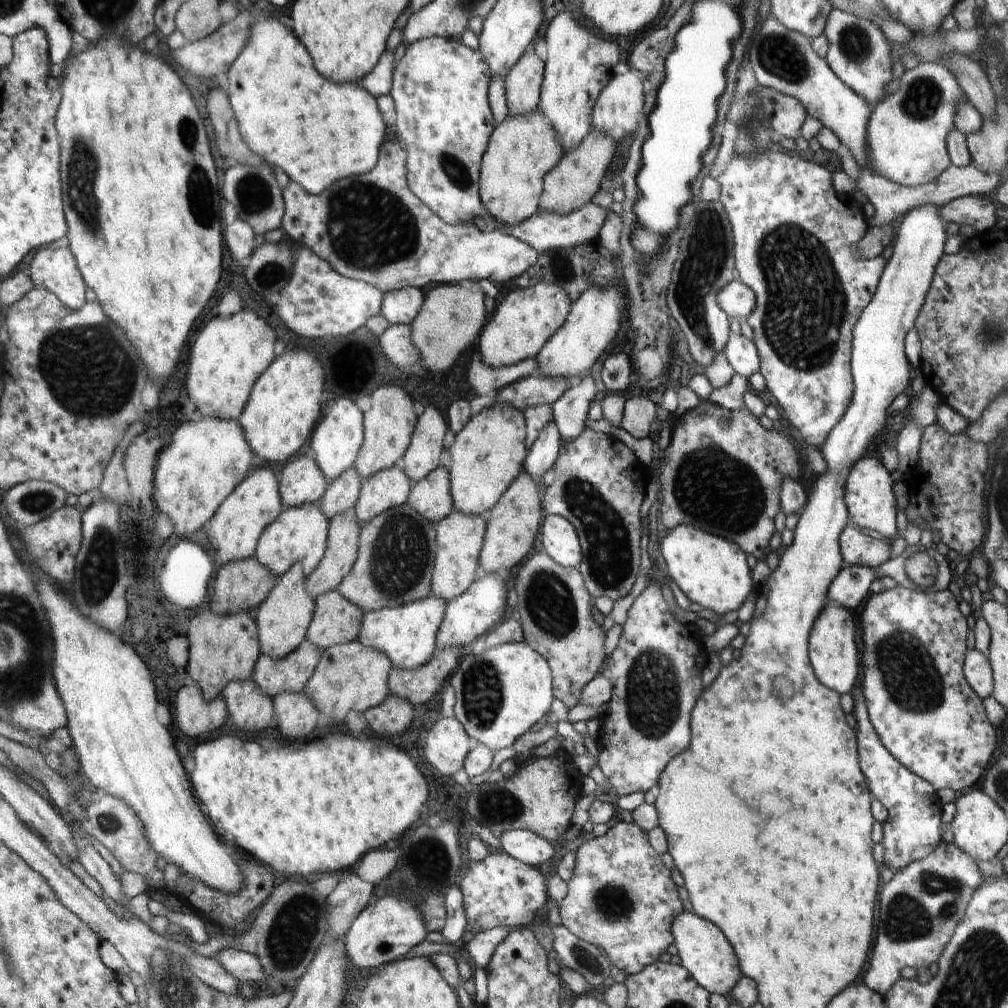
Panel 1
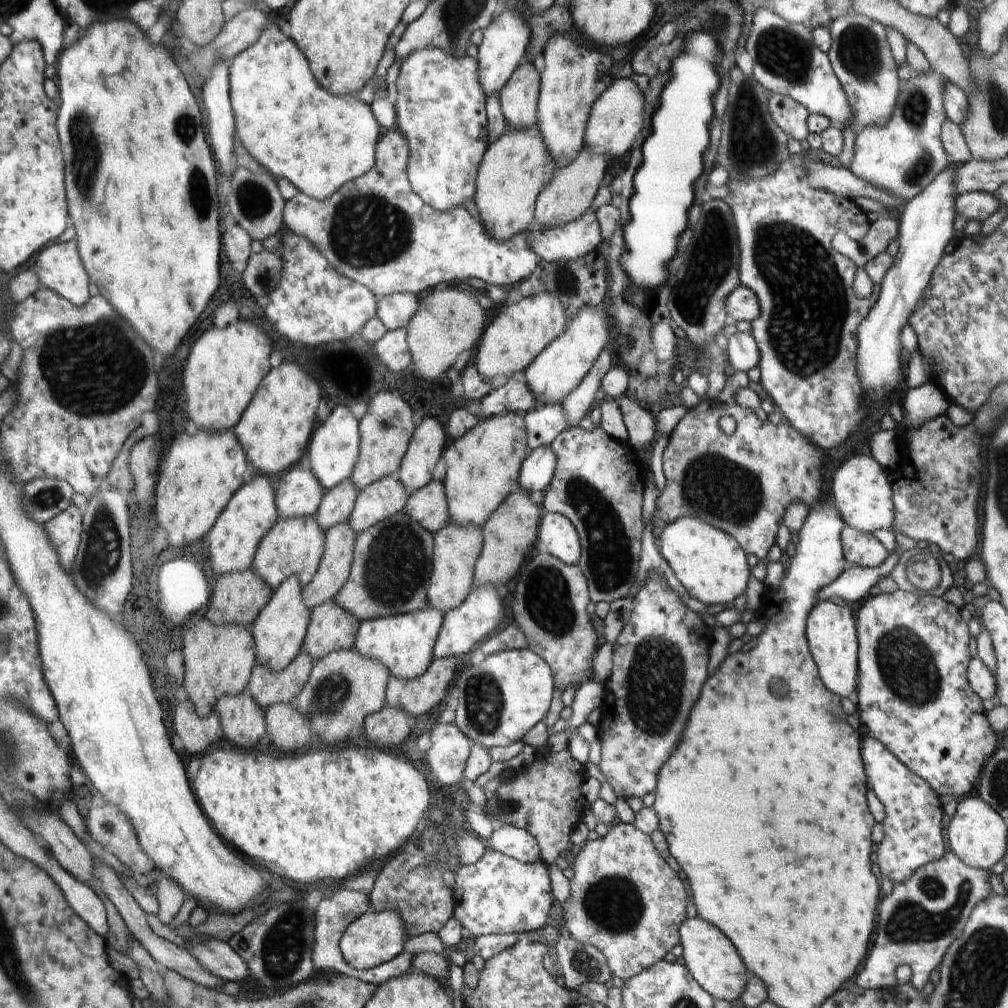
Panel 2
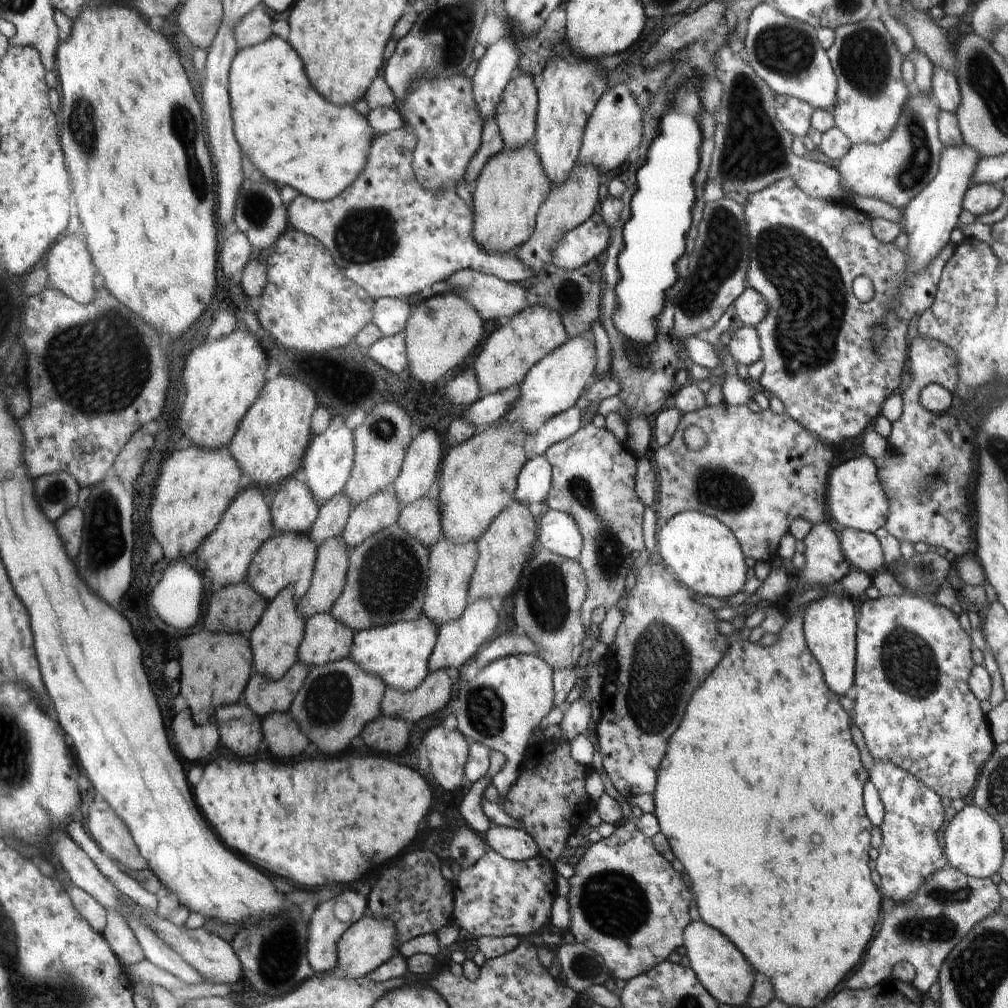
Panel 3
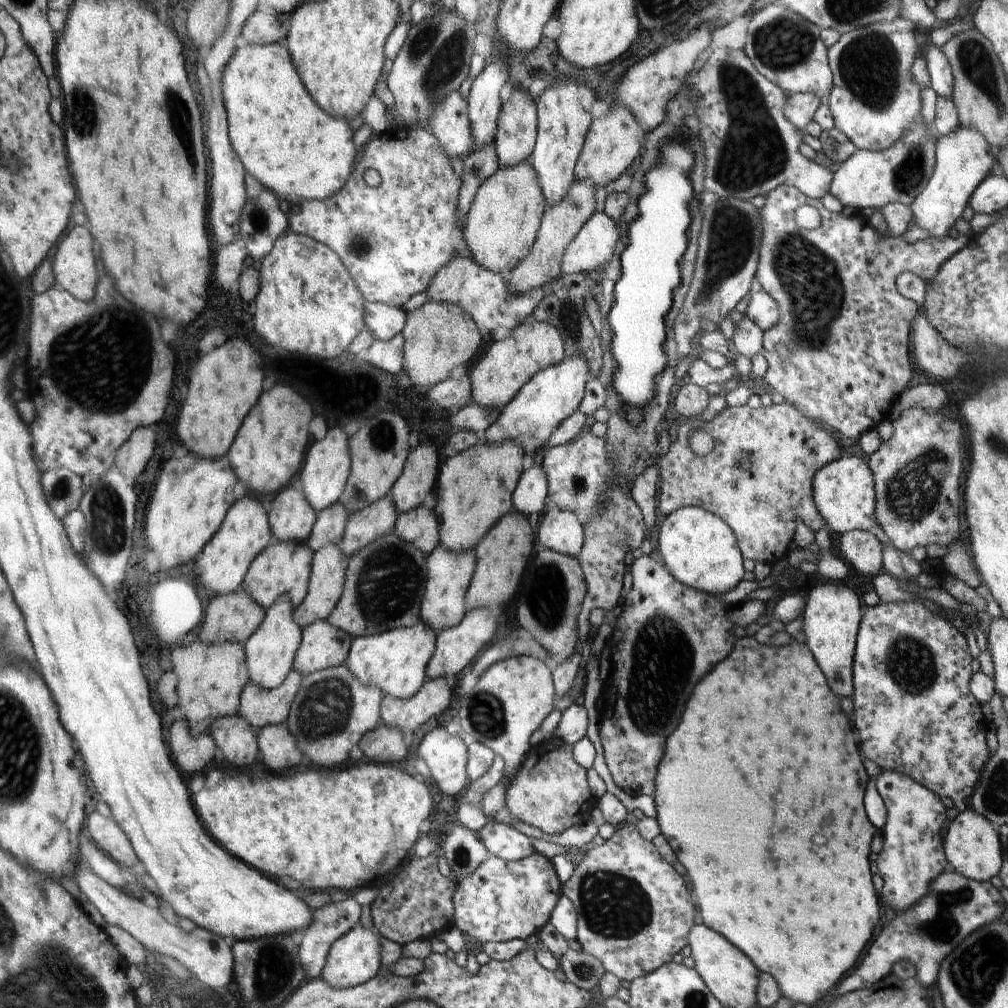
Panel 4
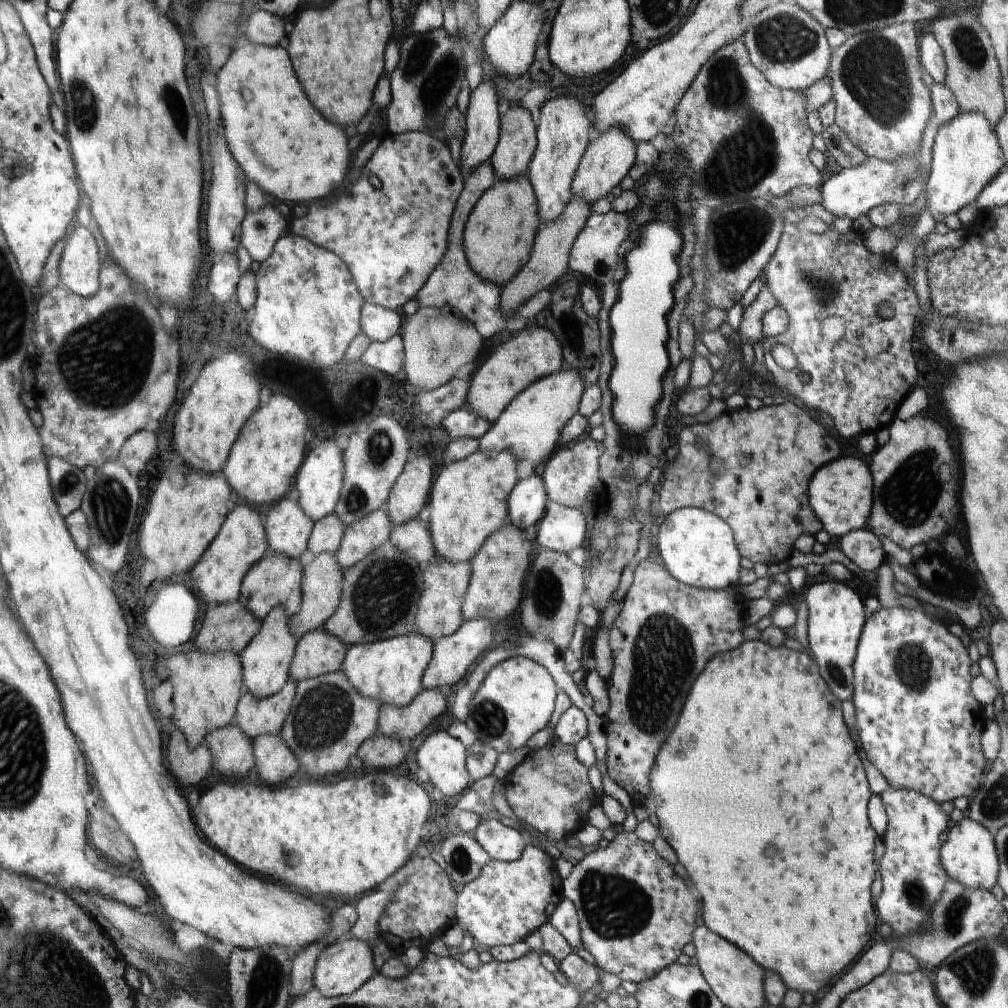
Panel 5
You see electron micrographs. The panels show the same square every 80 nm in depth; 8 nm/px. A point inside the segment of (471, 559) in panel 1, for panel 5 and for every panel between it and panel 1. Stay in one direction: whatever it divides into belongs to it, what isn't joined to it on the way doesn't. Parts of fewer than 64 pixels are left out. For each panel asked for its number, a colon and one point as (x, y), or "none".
2: (456, 549)
3: (451, 564)
4: (449, 574)
5: (439, 613)

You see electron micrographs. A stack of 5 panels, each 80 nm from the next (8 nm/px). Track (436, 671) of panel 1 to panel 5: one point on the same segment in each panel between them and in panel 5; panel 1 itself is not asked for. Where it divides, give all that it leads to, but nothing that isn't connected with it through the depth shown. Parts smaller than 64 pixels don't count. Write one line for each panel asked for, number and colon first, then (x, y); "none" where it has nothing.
2: (418, 696)
3: (433, 694)
4: (434, 697)
5: (405, 724)

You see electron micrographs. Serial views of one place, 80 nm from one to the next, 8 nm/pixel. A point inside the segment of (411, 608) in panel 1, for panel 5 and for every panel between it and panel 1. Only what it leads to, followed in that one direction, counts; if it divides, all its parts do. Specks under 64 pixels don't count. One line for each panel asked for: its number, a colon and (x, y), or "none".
2: (404, 643)
3: (398, 653)
4: (395, 662)
5: (391, 670)

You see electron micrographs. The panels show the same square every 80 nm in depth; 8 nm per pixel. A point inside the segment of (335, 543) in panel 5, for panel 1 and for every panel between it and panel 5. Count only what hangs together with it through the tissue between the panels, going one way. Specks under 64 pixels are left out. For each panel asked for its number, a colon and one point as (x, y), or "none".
1: (342, 494)
2: (337, 506)
3: (330, 523)
4: (330, 524)

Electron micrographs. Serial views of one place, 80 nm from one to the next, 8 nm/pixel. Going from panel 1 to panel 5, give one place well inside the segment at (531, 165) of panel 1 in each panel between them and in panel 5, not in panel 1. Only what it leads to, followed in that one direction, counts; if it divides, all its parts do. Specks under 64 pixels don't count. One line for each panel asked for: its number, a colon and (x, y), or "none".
2: (514, 169)
3: (507, 195)
4: (502, 223)
5: (498, 238)

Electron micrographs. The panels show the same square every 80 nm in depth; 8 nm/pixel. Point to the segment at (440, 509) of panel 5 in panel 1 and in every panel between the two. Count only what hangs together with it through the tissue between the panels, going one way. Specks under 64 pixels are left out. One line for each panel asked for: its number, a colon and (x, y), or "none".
1: (489, 452)
2: (483, 467)
3: (479, 478)
4: (473, 491)

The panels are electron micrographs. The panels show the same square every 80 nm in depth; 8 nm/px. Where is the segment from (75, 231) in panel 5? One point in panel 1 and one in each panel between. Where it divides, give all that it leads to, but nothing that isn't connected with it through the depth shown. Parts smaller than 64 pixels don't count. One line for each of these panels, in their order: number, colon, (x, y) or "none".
1: (55, 270)
2: (59, 268)
3: (70, 266)
4: (73, 265)

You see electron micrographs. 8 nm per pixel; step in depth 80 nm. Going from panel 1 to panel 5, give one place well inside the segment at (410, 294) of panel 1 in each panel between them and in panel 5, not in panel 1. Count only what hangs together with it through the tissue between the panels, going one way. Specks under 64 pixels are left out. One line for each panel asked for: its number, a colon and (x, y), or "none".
2: (394, 311)
3: (390, 315)
4: (384, 320)
5: (379, 324)

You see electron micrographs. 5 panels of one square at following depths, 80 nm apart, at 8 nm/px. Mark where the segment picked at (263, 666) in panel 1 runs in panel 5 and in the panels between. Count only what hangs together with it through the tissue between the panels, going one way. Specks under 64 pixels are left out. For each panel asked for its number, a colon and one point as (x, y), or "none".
2: (268, 687)
3: (263, 697)
4: (260, 706)
5: (255, 717)

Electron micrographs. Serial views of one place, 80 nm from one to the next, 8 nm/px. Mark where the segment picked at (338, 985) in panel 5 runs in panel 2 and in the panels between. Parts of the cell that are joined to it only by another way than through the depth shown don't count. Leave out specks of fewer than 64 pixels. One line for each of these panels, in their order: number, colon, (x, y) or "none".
2: (376, 937)
3: (366, 944)
4: (353, 959)

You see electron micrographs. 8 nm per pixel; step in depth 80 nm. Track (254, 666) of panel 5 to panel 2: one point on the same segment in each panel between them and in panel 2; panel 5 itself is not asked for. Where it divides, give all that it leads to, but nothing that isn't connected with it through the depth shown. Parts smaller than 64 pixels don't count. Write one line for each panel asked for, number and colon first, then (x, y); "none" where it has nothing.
2: (280, 630)
3: (276, 640)
4: (271, 652)

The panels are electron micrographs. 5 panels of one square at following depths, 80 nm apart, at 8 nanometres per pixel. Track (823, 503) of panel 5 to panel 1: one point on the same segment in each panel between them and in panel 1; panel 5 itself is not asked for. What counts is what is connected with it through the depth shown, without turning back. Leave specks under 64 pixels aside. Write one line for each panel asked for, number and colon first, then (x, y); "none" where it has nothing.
1: (870, 499)
2: (860, 488)
3: (855, 499)
4: (844, 494)

